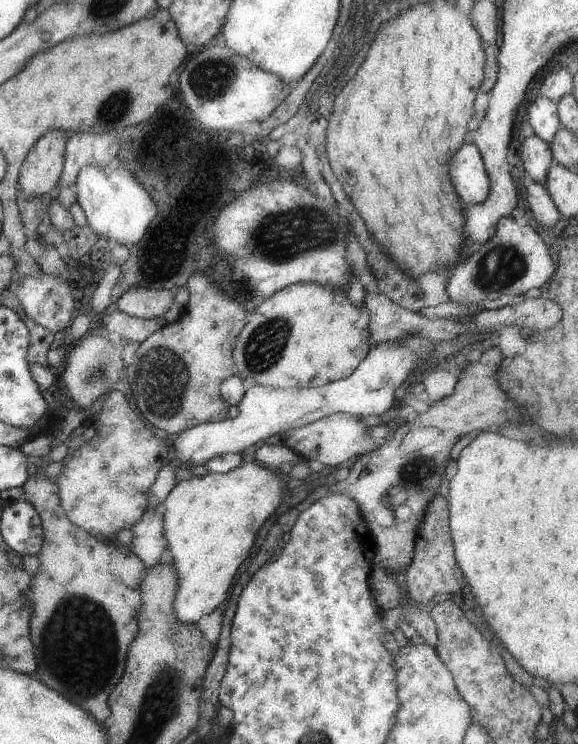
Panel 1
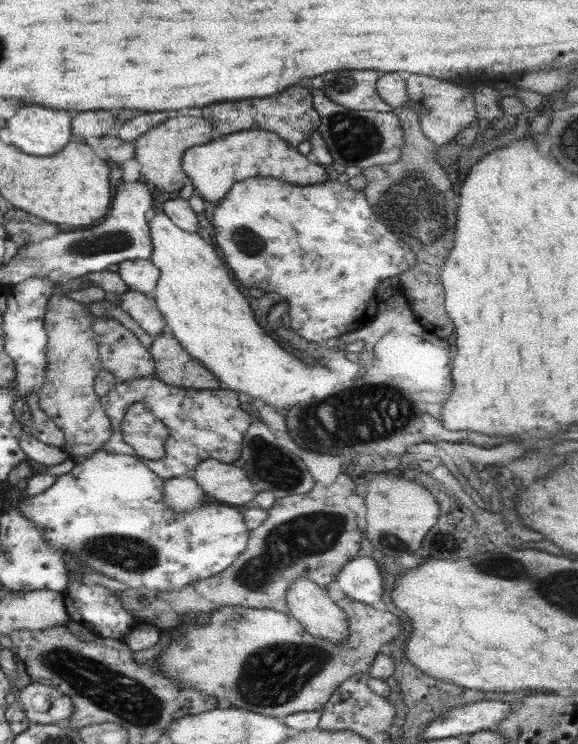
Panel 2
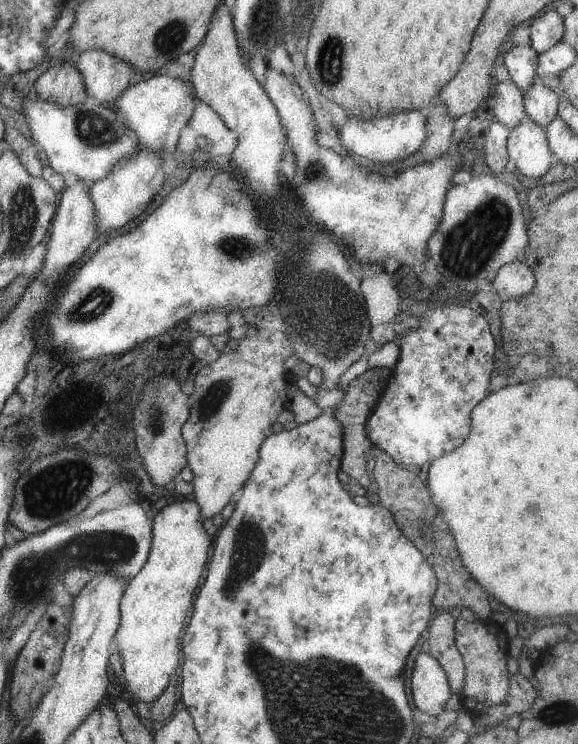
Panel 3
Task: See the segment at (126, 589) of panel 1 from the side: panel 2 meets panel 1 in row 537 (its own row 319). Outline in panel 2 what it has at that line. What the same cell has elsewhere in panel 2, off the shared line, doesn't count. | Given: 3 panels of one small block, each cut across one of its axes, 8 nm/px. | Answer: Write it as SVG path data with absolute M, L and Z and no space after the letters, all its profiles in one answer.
M58 293L47 300L43 328L47 336L45 345L44 377L39 387L39 408L64 434L60 448L71 458L82 459L100 450L101 445L111 436L111 423L103 411L93 383L102 367L97 354L97 340L91 330L96 317L79 304Z

